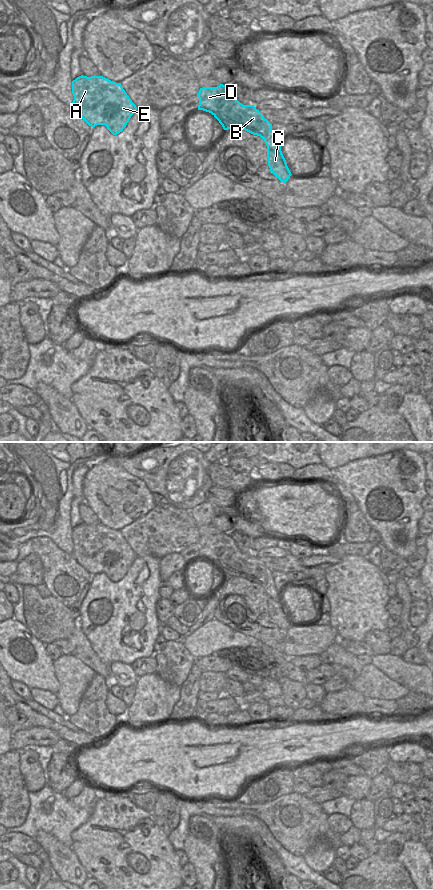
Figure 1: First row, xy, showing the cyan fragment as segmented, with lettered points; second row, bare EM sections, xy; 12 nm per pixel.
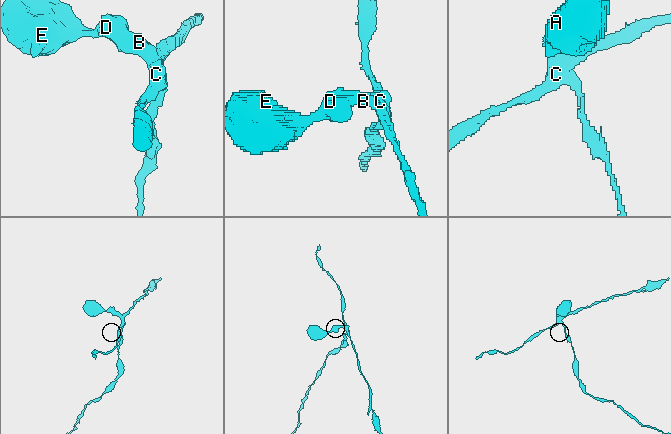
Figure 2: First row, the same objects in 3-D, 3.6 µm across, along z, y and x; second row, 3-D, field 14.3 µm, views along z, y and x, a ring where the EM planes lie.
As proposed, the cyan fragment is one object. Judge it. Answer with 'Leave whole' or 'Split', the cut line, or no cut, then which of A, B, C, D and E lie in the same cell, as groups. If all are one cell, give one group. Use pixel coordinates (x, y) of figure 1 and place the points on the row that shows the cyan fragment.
Split. Split along xy (267, 147), (274, 151), (280, 148). Groups: A B D E / C.

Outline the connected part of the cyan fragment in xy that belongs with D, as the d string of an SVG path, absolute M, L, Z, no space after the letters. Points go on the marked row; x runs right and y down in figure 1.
M229 85L200 88L198 110L211 113L224 130L243 129L260 136L267 148L277 152L281 142L275 140L272 124L254 105L240 103Z

